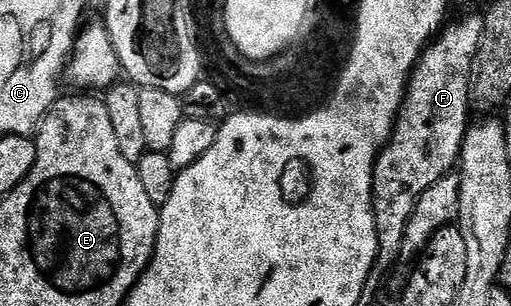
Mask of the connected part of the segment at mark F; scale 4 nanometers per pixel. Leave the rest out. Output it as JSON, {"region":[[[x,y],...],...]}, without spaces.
{"region":[[[463,17],[460,21],[444,24],[431,44],[424,49],[411,73],[411,82],[407,84],[407,96],[403,98],[403,106],[399,108],[399,118],[395,121],[395,130],[387,140],[387,145],[375,160],[375,186],[373,187],[373,211],[379,216],[379,221],[395,221],[391,229],[383,229],[383,245],[387,249],[379,252],[375,264],[379,269],[390,270],[395,265],[391,253],[395,253],[395,237],[399,233],[405,235],[405,227],[409,215],[413,215],[413,207],[417,207],[417,199],[425,187],[433,187],[437,179],[444,173],[454,170],[459,160],[459,152],[463,146],[463,136],[467,134],[469,118],[467,113],[471,108],[471,68],[481,43],[483,34],[483,18]]]}

